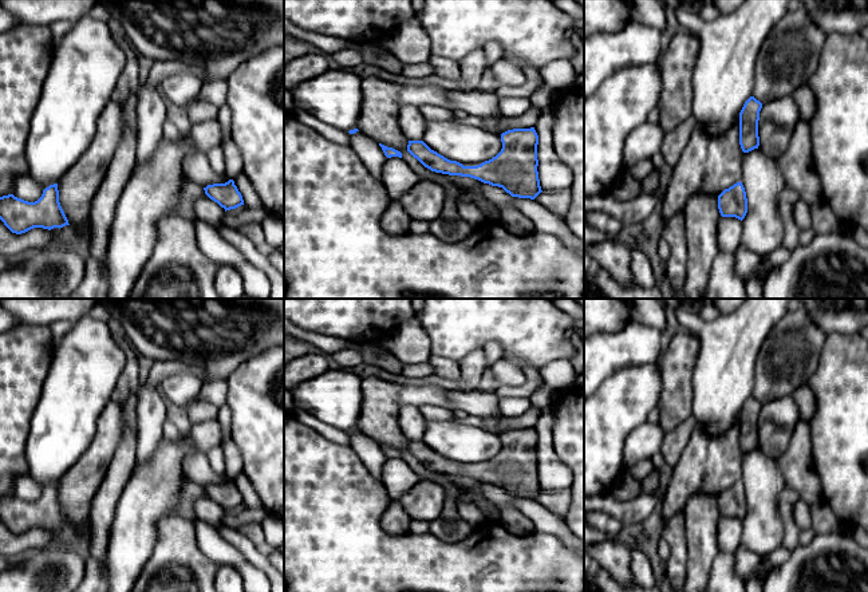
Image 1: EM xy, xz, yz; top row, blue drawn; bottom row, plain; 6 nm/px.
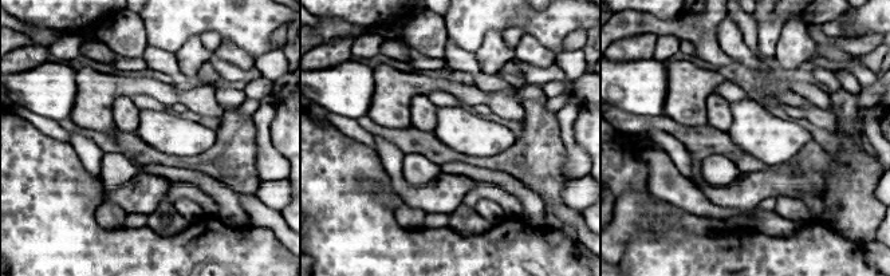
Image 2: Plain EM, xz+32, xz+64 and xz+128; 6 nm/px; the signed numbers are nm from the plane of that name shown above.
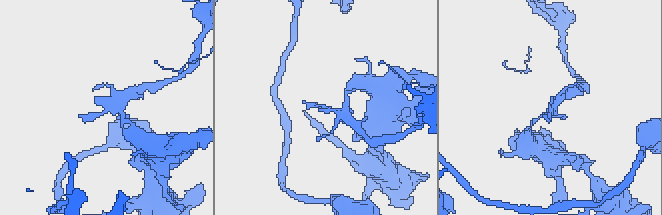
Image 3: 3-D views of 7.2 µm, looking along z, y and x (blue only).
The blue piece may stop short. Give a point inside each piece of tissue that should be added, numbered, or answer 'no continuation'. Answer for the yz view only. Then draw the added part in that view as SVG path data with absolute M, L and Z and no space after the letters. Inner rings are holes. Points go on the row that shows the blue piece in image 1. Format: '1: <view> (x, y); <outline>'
no continuation

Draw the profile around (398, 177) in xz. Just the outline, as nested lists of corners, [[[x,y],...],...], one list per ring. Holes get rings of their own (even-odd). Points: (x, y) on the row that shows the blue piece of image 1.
[[[387,158],[382,169],[382,183],[391,200],[398,200],[422,178],[402,158]]]

